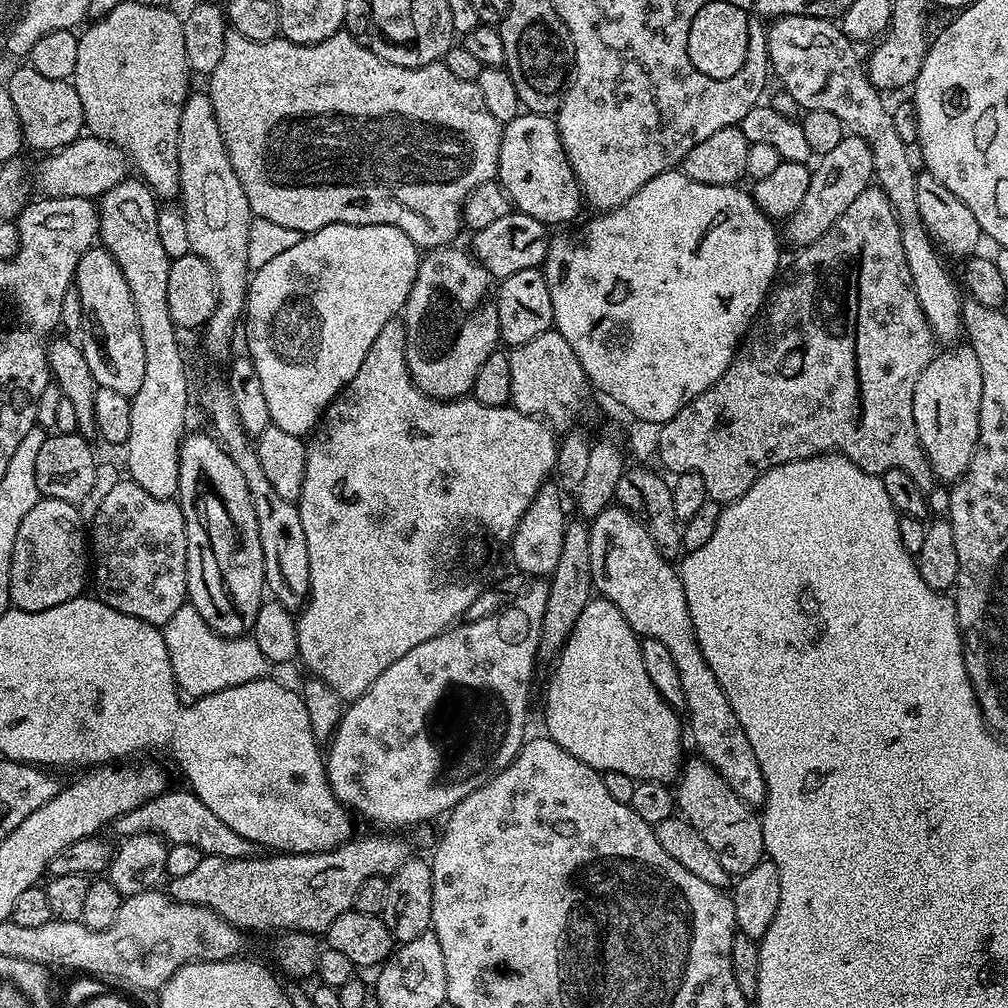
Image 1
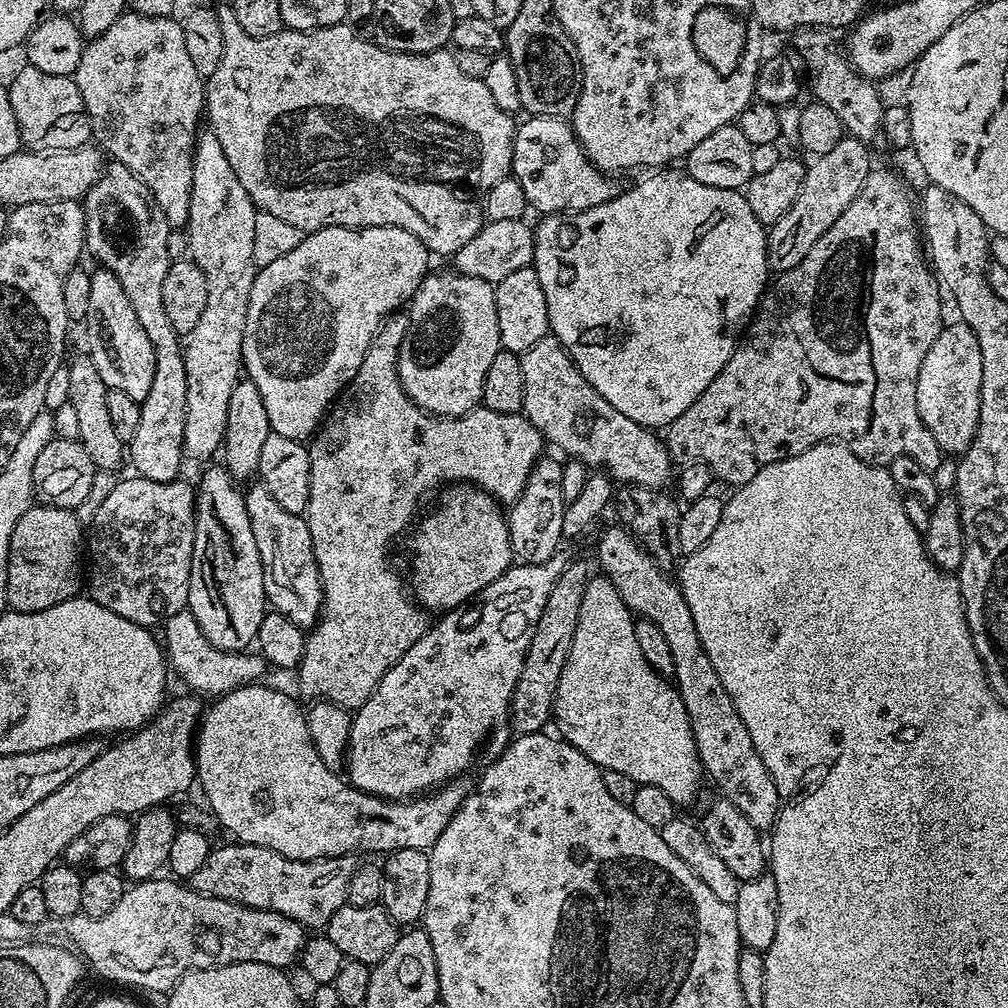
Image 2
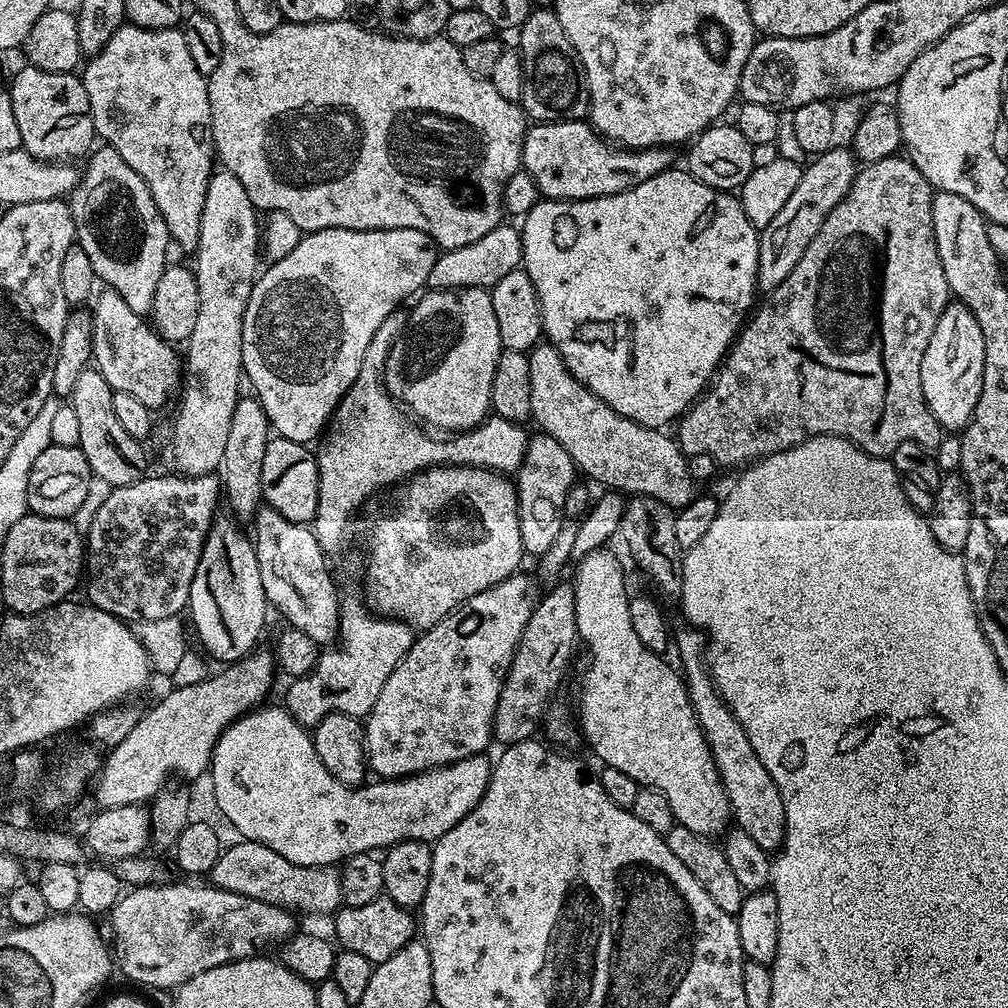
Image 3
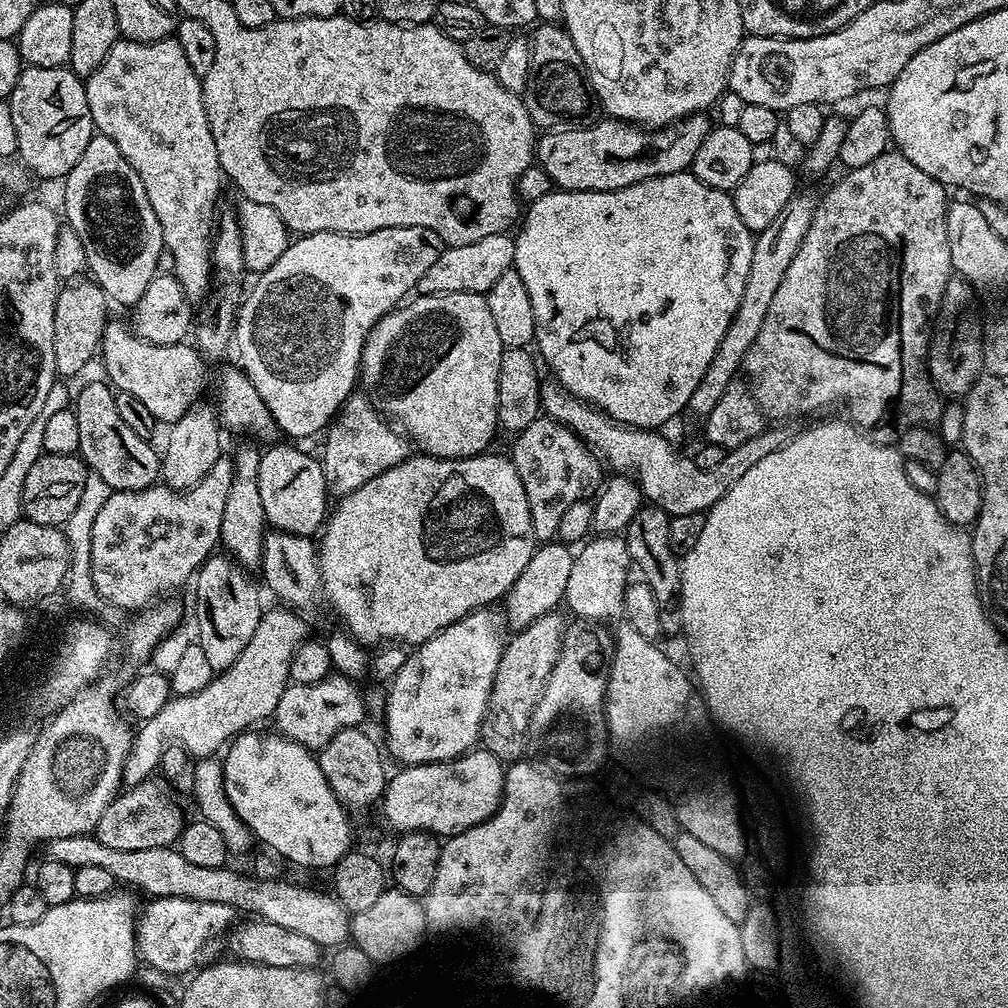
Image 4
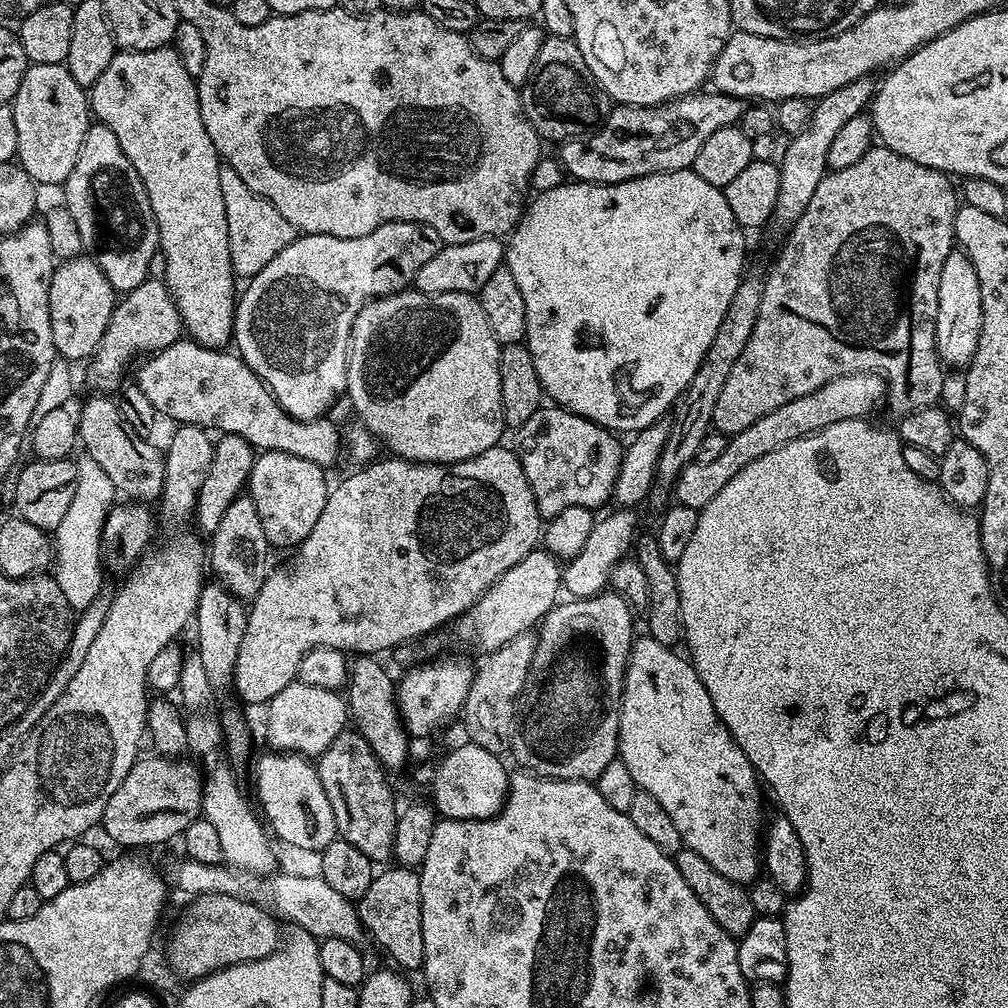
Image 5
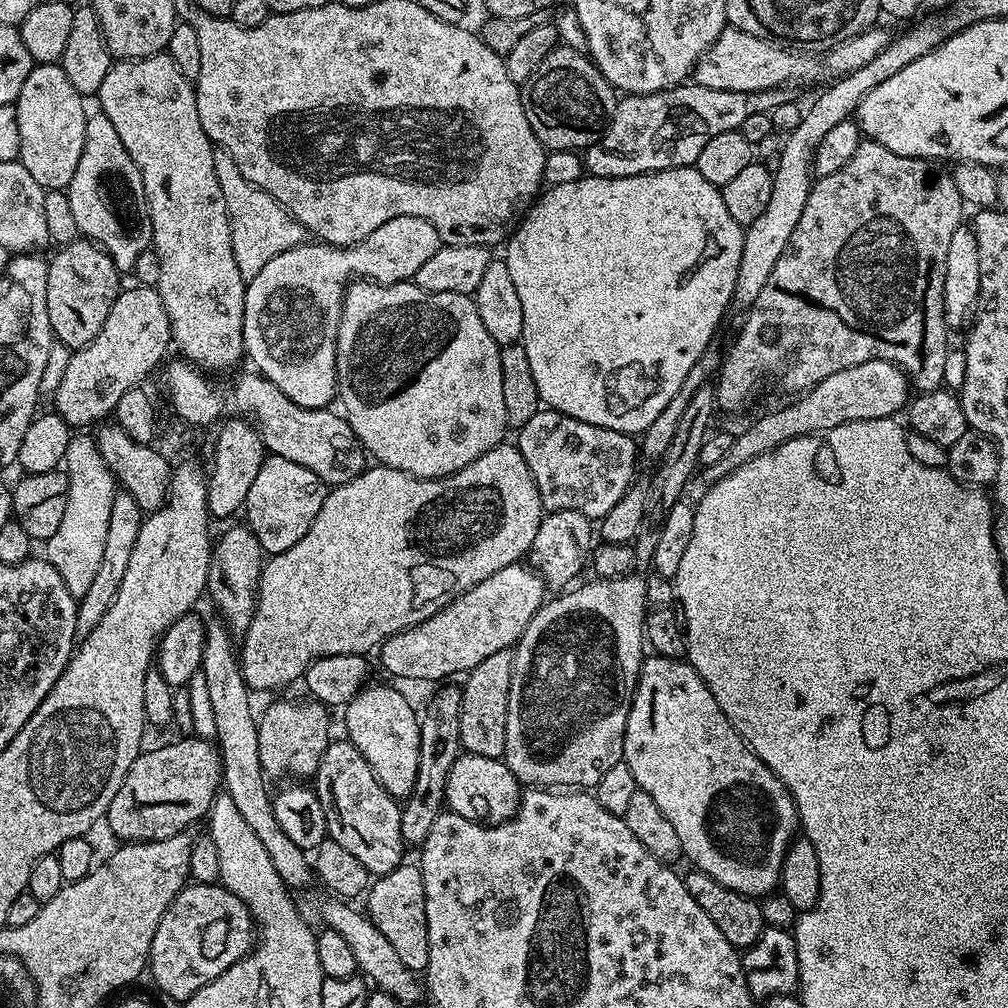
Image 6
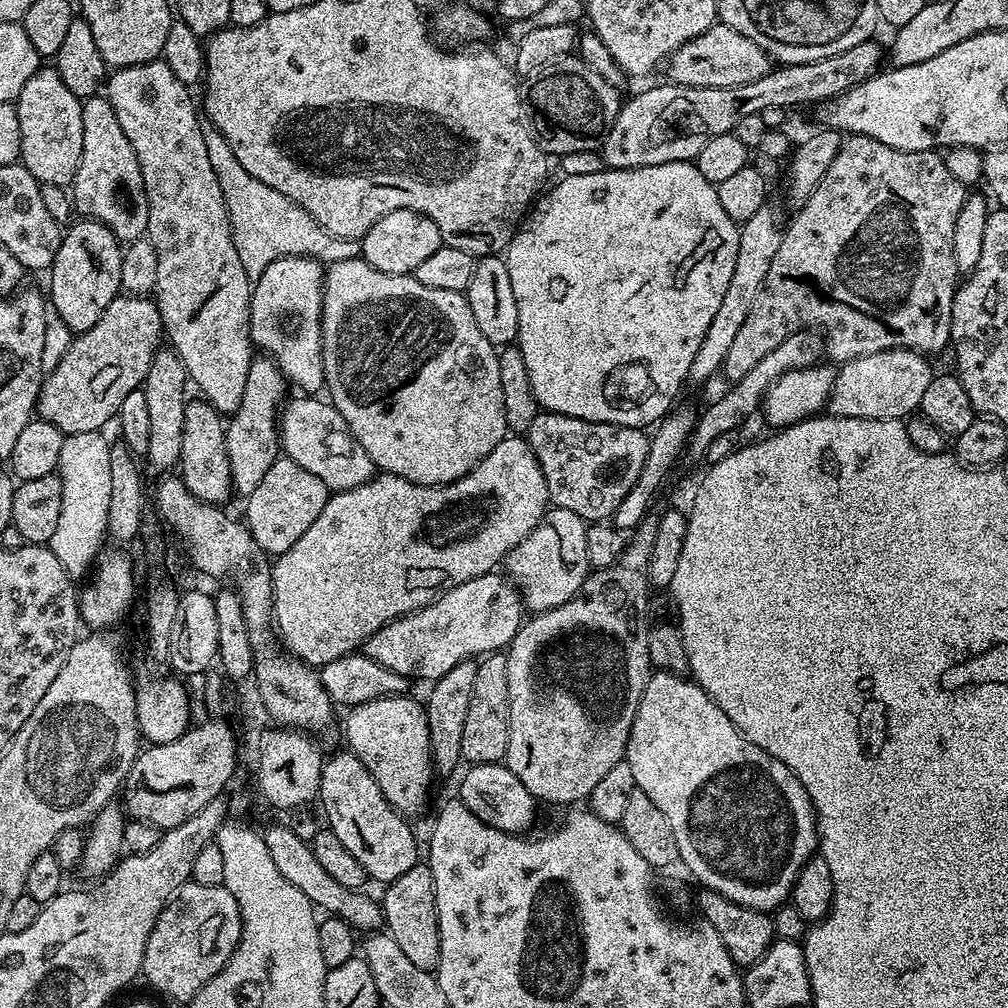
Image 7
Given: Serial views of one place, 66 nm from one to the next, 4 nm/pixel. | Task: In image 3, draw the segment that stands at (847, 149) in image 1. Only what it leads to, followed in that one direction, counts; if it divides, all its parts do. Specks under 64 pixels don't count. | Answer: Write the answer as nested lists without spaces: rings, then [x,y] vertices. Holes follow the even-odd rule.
[[[833,146],[817,155],[804,168],[798,187],[794,194],[790,194],[786,206],[782,206],[781,212],[770,221],[770,226],[759,229],[756,286],[761,293],[773,292],[778,286],[782,286],[782,282],[786,282],[786,278],[790,278],[790,270],[798,266],[802,254],[806,254],[806,246],[810,246],[810,242],[814,242],[814,234],[822,230],[822,222],[826,222],[830,210],[834,210],[834,206],[838,206],[838,202],[846,198],[857,171],[858,161],[848,146]]]

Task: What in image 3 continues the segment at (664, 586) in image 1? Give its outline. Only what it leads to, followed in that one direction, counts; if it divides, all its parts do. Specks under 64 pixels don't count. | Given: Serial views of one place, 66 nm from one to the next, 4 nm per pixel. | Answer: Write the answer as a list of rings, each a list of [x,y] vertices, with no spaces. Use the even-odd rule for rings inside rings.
[[[683,626],[675,629],[674,652],[680,655],[679,667],[685,684],[688,686],[688,697],[696,711],[702,734],[712,751],[714,766],[720,775],[722,786],[728,795],[728,806],[735,827],[746,830],[762,850],[770,854],[784,846],[786,834],[786,810],[784,794],[778,790],[776,779],[770,778],[768,768],[762,766],[760,753],[750,746],[750,738],[746,738],[746,730],[734,718],[730,706],[722,698],[722,694],[712,681],[712,673],[706,663],[706,637],[695,626]]]

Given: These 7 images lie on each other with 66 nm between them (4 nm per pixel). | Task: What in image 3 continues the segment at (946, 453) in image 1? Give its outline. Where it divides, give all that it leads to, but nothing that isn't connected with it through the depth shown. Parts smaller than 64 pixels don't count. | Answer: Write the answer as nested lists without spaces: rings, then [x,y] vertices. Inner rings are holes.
[[[959,302],[949,303],[938,318],[938,326],[934,326],[934,334],[930,334],[926,354],[922,354],[922,394],[926,398],[926,406],[930,406],[930,414],[934,414],[941,429],[948,431],[949,428],[950,431],[959,433],[970,422],[974,406],[978,406],[978,398],[982,394],[985,362],[986,342],[982,338],[980,319],[966,305]]]

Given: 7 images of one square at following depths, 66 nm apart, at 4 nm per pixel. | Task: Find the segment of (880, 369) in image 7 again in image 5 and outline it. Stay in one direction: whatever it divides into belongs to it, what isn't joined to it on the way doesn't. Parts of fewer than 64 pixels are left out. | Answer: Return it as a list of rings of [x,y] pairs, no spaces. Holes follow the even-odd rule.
[[[851,372],[834,378],[826,382],[826,386],[802,398],[796,398],[794,402],[786,402],[786,406],[778,406],[778,410],[770,410],[770,414],[758,418],[758,422],[751,426],[746,426],[746,430],[729,436],[725,452],[714,462],[688,464],[676,480],[675,503],[703,510],[709,504],[710,498],[714,498],[714,494],[718,494],[718,490],[722,490],[726,482],[734,480],[739,472],[744,472],[746,466],[760,463],[762,458],[774,454],[776,450],[782,450],[790,442],[807,440],[816,432],[824,432],[826,426],[831,424],[863,421],[871,417],[868,415],[880,403],[885,403],[885,400],[886,380],[878,372]]]

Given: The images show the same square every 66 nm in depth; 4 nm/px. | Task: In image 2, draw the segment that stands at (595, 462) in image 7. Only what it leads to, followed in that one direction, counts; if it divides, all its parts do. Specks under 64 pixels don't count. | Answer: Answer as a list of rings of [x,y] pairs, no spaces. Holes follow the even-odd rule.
[[[541,455],[526,478],[522,494],[507,513],[513,557],[528,566],[543,566],[562,544],[562,518],[565,500],[562,498],[562,464]]]

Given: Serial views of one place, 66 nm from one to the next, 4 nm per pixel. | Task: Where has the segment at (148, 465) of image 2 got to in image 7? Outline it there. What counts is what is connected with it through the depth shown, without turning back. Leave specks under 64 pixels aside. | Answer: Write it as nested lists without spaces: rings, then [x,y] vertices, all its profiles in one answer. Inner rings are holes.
[[[107,95],[87,97],[80,109],[82,158],[70,185],[75,211],[81,217],[102,222],[121,242],[139,240],[148,231],[148,203],[134,146],[130,146],[130,138],[122,131],[118,114],[114,114],[114,106],[110,106]]]

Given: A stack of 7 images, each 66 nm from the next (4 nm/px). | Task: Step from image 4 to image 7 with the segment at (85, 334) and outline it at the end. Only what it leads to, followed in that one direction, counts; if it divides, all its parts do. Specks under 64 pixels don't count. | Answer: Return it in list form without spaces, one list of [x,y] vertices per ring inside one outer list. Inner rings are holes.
[[[77,219],[63,233],[61,245],[58,247],[57,256],[50,269],[50,275],[52,275],[50,308],[51,311],[52,308],[56,311],[53,313],[62,322],[66,322],[66,326],[73,334],[90,330],[90,326],[94,326],[98,322],[98,318],[102,318],[102,314],[106,314],[106,306],[110,306],[110,302],[114,302],[114,298],[121,295],[120,271],[122,270],[123,256],[121,241],[116,239],[116,235],[107,226],[97,220]]]

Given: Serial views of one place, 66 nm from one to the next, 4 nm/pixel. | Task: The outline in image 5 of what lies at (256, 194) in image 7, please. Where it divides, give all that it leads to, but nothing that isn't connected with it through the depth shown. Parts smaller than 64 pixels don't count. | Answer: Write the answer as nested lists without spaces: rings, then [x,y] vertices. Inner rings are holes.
[[[221,165],[218,182],[221,183],[222,200],[225,203],[227,237],[230,238],[232,271],[241,279],[249,280],[261,272],[267,262],[293,243],[297,231],[272,203],[263,196],[257,196],[246,186],[234,168]]]

